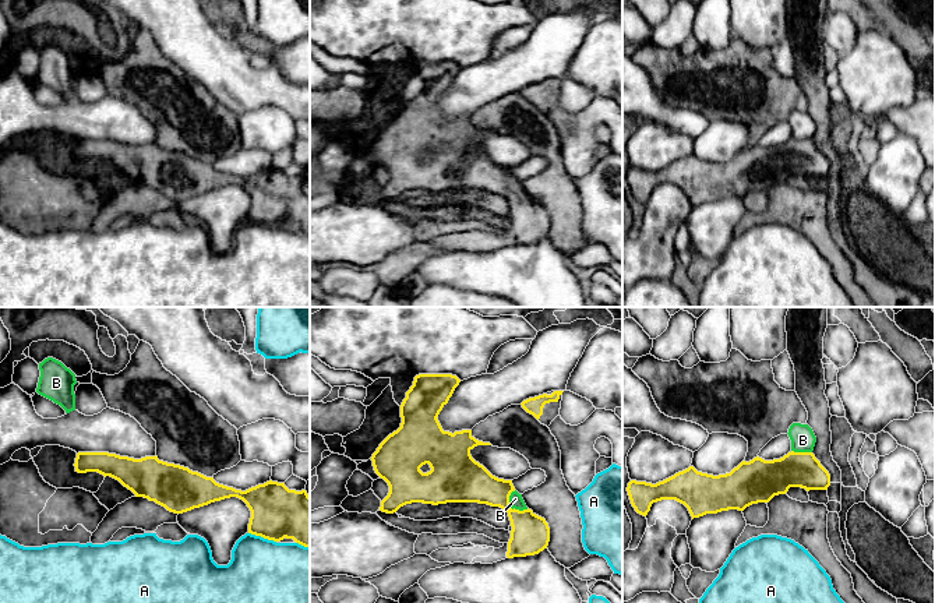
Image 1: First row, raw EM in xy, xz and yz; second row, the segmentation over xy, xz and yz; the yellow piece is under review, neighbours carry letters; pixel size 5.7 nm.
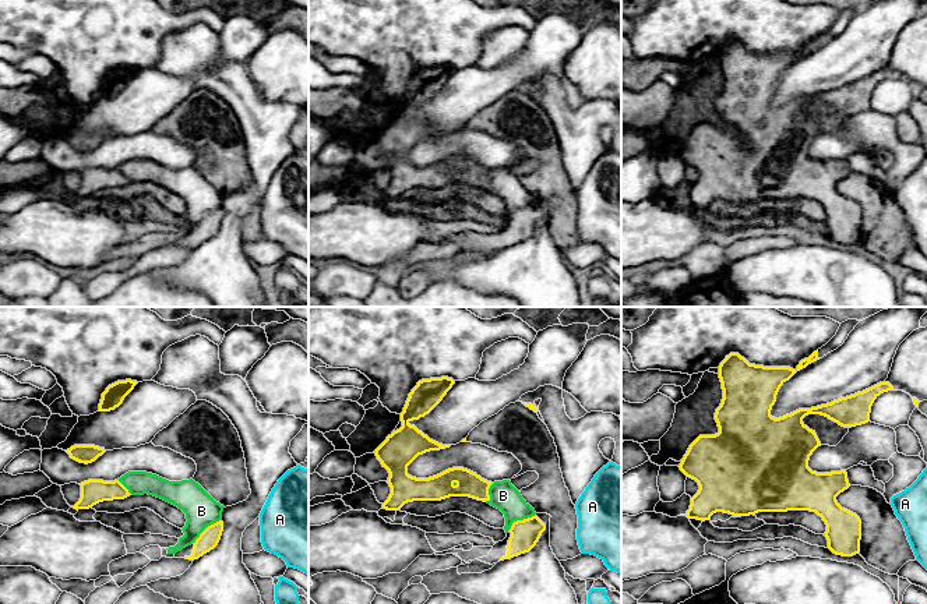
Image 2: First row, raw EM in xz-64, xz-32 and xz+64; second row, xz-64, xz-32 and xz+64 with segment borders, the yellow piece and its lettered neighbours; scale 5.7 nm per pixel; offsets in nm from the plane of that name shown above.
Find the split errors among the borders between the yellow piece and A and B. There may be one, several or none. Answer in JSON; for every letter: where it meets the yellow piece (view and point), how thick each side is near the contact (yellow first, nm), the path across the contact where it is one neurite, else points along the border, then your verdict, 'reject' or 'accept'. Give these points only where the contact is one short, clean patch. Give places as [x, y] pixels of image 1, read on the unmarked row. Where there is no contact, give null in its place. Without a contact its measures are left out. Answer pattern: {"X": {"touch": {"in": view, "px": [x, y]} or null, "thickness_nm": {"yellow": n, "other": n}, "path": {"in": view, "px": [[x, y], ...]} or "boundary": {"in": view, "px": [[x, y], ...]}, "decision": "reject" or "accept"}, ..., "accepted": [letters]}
{"A": {"touch": {"in": "xy", "px": [263, 224]}, "thickness_nm": {"yellow": 300, "other": 460}, "decision": "reject"}, "B": {"touch": {"in": "xz", "px": [511, 196]}, "thickness_nm": {"yellow": 220, "other": 80}, "decision": "accept"}, "accepted": ["B"]}

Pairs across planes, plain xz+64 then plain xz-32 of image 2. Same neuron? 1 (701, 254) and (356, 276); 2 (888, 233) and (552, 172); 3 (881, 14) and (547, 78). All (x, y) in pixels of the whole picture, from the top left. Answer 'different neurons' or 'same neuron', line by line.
1: different neurons
2: same neuron
3: different neurons

